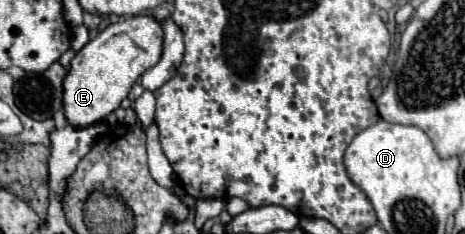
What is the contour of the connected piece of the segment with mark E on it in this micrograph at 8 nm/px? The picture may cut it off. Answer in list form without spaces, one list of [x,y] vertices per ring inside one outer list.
[[[135,16],[131,20],[119,20],[99,32],[87,46],[83,46],[71,60],[71,68],[63,82],[63,112],[67,124],[93,126],[93,122],[105,120],[127,98],[137,78],[155,66],[161,58],[163,30],[151,16]]]

